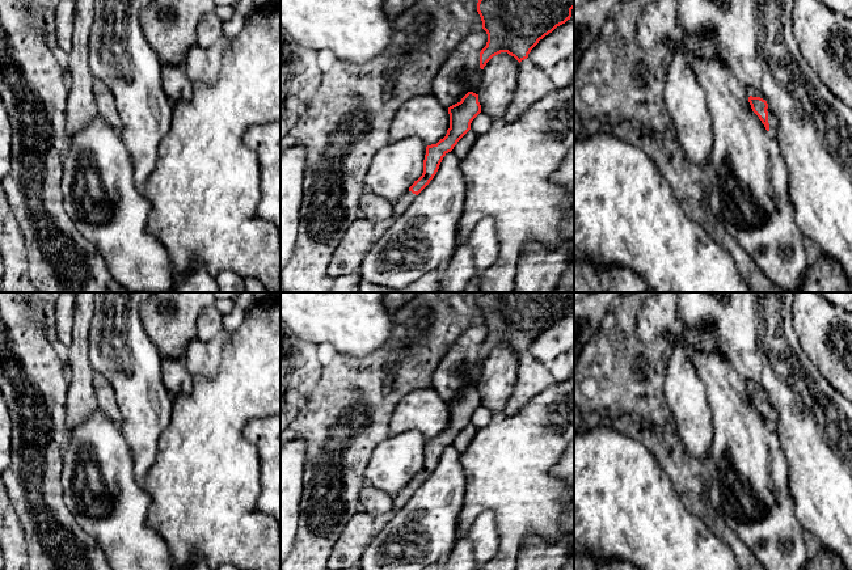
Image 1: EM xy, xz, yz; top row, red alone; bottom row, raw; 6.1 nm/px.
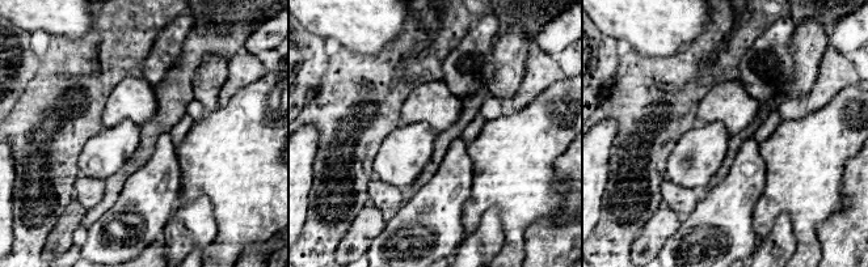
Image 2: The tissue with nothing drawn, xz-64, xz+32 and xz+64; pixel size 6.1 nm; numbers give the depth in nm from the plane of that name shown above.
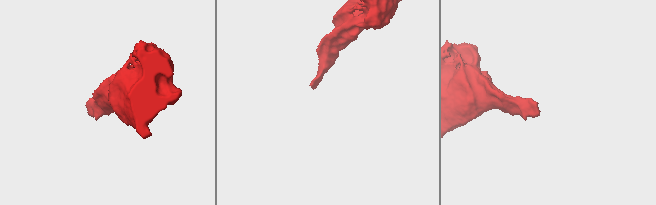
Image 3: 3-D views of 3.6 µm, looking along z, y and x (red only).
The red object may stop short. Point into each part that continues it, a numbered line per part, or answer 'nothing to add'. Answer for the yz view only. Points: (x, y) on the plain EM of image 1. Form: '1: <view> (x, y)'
1: yz (774, 417)

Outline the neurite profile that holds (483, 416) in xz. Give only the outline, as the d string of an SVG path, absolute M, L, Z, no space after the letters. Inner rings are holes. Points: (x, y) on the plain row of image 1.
M480 406L471 417L471 423L477 428L488 426L497 415L485 406Z

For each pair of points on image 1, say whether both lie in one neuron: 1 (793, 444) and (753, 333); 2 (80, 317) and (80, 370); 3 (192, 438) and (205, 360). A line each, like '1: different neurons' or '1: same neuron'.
1: same neuron
2: same neuron
3: different neurons

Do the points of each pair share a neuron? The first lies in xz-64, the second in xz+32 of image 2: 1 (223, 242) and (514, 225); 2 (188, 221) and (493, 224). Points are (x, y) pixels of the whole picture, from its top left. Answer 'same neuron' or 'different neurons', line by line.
1: same neuron
2: same neuron

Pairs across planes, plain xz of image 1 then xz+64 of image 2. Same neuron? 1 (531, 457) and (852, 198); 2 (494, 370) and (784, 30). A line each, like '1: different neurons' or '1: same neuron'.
1: different neurons
2: different neurons

